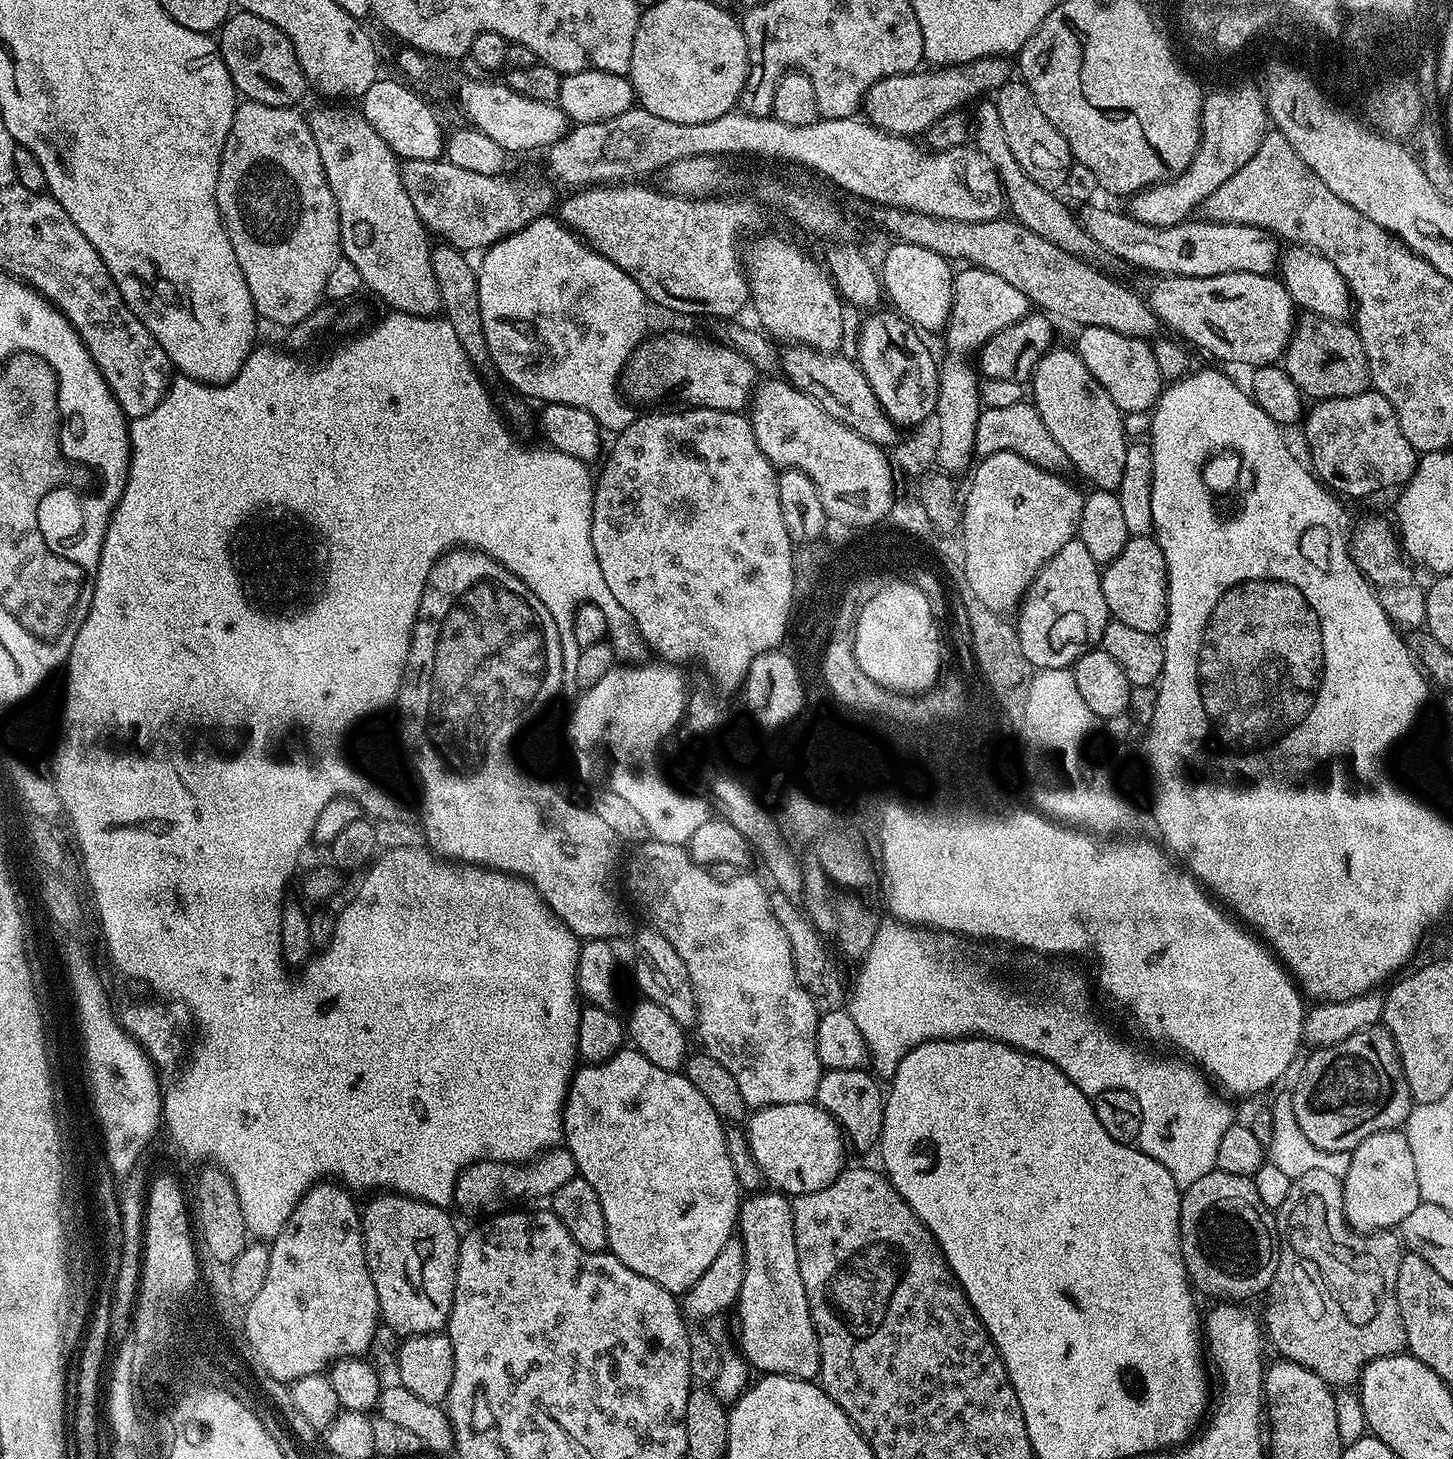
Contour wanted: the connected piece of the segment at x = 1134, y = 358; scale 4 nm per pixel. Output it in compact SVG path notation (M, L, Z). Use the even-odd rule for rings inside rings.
M1084 326L1079 329L1080 337L1074 343L1074 350L1086 362L1086 370L1102 382L1106 394L1114 398L1114 402L1119 406L1121 413L1148 412L1155 408L1156 401L1160 398L1162 391L1162 377L1158 370L1158 362L1154 362L1151 343L1147 339L1138 336L1127 336L1120 334L1118 330L1108 330L1106 326Z

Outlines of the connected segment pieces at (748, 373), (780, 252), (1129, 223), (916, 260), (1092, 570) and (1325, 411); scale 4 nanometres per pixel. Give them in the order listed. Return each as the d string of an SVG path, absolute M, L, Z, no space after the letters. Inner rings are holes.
M684 332L660 336L656 344L641 343L628 359L622 373L622 392L629 401L648 404L651 400L660 400L684 388L689 405L723 412L743 413L749 407L757 383L758 371L750 358L724 342L714 344L710 340L687 336Z
M760 236L742 252L742 263L748 277L751 307L756 307L759 327L777 341L788 340L792 344L804 344L819 352L836 352L844 340L844 312L842 297L832 283L831 275L820 268L799 248L780 236Z
M1081 207L1078 212L1086 234L1104 247L1109 257L1117 256L1153 274L1207 278L1232 271L1249 271L1250 274L1269 275L1277 271L1282 255L1281 241L1265 228L1257 228L1254 224L1215 224L1213 220L1189 218L1169 228L1155 228L1138 222L1123 211L1092 207Z
M899 242L893 245L884 256L884 265L878 268L883 295L887 299L889 296L892 299L891 307L917 329L925 333L939 333L952 313L953 265L943 256L934 254L934 250L926 250L926 246Z
M1079 538L1066 542L1066 546L1062 546L1054 558L1050 558L1050 562L1041 566L1040 573L1032 579L1031 586L1024 593L1014 619L1018 644L1033 669L1068 668L1075 665L1082 654L1093 651L1103 641L1110 617L1106 598L1102 598L1101 571L1101 565L1096 564Z
M1369 390L1346 398L1317 400L1307 409L1303 424L1304 440L1308 443L1309 454L1312 455L1312 471L1325 488L1341 497L1372 496L1383 488L1396 490L1407 484L1416 472L1416 448L1406 442L1406 434L1402 434L1402 426L1398 426L1398 414L1394 414L1394 406L1390 406L1390 402L1381 392Z

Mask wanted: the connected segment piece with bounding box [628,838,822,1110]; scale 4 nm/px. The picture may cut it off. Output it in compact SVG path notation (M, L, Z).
M648 838L640 846L641 848L633 854L632 861L628 864L628 888L632 891L633 898L640 903L641 910L652 919L649 921L663 934L666 942L670 942L670 946L674 946L674 950L678 950L678 958L682 958L682 962L686 962L686 974L690 974L690 986L694 990L696 998L694 1028L695 1031L700 1031L700 1040L704 1043L701 1044L703 1051L708 1052L710 1058L722 1062L722 1066L726 1066L726 1070L730 1070L734 1082L738 1082L738 1090L742 1090L742 1098L748 1104L749 1109L765 1108L771 1104L807 1104L815 1101L818 1082L822 1075L816 1053L816 1027L821 1013L816 1012L817 997L806 991L794 974L790 938L786 938L786 930L782 930L782 926L778 926L778 918L774 918L774 914L770 910L769 889L764 889L754 877L744 876L744 874L737 874L730 882L718 882L718 878L714 878L708 873L707 867L696 864L692 860L685 845L671 845Z

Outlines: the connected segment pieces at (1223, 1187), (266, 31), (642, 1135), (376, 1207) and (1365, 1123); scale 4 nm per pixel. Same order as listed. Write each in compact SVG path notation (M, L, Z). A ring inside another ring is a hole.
M1214 1171L1183 1189L1180 1198L1180 1249L1189 1281L1197 1293L1216 1296L1220 1302L1248 1302L1251 1296L1267 1293L1278 1266L1280 1240L1273 1209L1258 1198L1256 1181L1250 1176Z
M243 10L233 11L219 29L218 43L226 70L230 70L230 78L244 100L262 102L275 108L290 108L299 105L304 91L309 91L308 79L290 38L282 34L278 26L266 22L266 18L258 18L258 14Z
M631 1046L621 1048L618 1054L614 1054L609 1060L601 1064L584 1064L583 1066L577 1067L576 1071L572 1074L572 1083L568 1086L568 1097L564 1100L563 1143L566 1145L568 1153L574 1158L578 1175L586 1182L590 1182L590 1186L594 1186L594 1194L598 1194L598 1202L602 1202L602 1218L606 1218L608 1248L612 1255L617 1256L626 1266L630 1266L630 1270L634 1270L634 1274L642 1274L642 1278L650 1278L650 1282L658 1282L658 1286L662 1286L666 1291L673 1294L687 1292L689 1288L694 1286L694 1282L698 1282L698 1278L702 1278L702 1274L706 1274L706 1269L710 1266L710 1262L714 1262L714 1258L718 1258L718 1250L722 1250L722 1246L726 1246L726 1242L733 1239L734 1233L738 1228L742 1189L738 1178L734 1178L734 1166L730 1166L730 1154L726 1150L724 1126L725 1124L718 1118L718 1114L714 1114L714 1110L710 1110L710 1102L706 1102L706 1098L702 1098L702 1094L698 1094L698 1090L694 1090L691 1082L684 1077L683 1071L671 1072L670 1070L662 1070L662 1066L654 1066L654 1062L650 1062L650 1058L646 1058L641 1052L636 1051Z
M387 1190L381 1191L362 1208L364 1230L364 1257L370 1270L370 1278L378 1294L380 1318L401 1337L425 1336L431 1332L447 1329L450 1310L454 1302L456 1267L460 1253L461 1233L445 1209L437 1204L427 1204L415 1196L405 1196Z
M1383 1023L1350 1034L1337 1044L1317 1047L1308 1056L1296 1085L1291 1085L1294 1118L1307 1138L1322 1151L1347 1152L1367 1136L1391 1128L1399 1129L1412 1113L1414 1101L1406 1086L1400 1055L1394 1038Z

